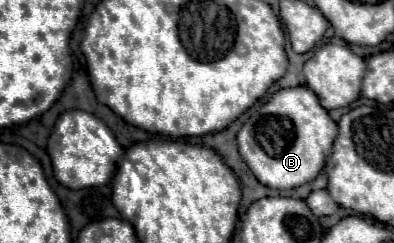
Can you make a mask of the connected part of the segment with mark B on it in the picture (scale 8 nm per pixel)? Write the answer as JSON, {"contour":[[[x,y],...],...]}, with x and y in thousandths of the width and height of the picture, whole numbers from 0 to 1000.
{"contour":[[[721,362],[614,519],[604,543],[604,626],[660,757],[701,782],[736,782],[792,749],[817,708],[853,543],[858,510],[812,436],[787,362]]]}

